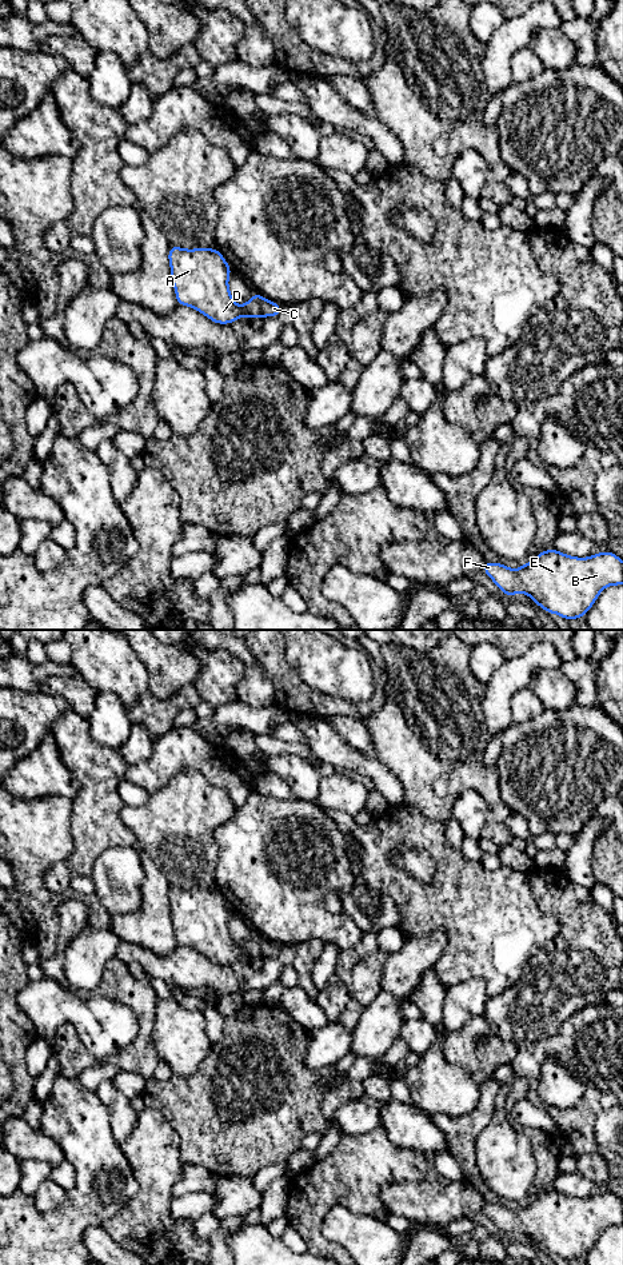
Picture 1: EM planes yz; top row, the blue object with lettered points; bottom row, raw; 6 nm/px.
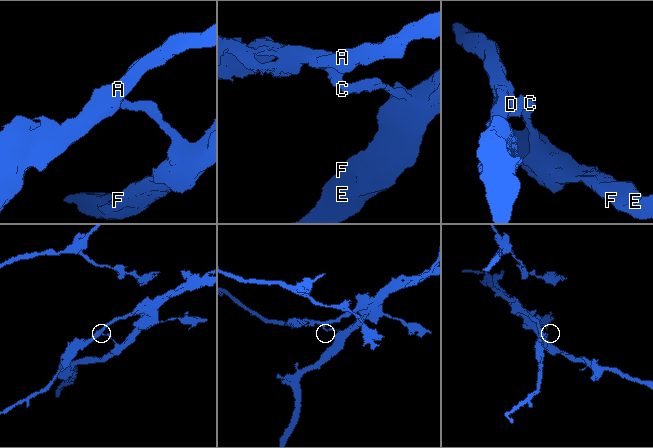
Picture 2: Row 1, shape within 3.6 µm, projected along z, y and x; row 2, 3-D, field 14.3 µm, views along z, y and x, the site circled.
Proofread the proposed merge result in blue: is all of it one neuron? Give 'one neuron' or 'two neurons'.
two neurons

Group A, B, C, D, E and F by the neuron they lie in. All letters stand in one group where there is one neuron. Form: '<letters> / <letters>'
A D / B C E F

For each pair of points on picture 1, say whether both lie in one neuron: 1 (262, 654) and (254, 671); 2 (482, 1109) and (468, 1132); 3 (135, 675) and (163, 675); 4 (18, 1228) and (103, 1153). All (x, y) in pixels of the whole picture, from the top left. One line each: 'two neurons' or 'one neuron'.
1: two neurons
2: one neuron
3: two neurons
4: one neuron

